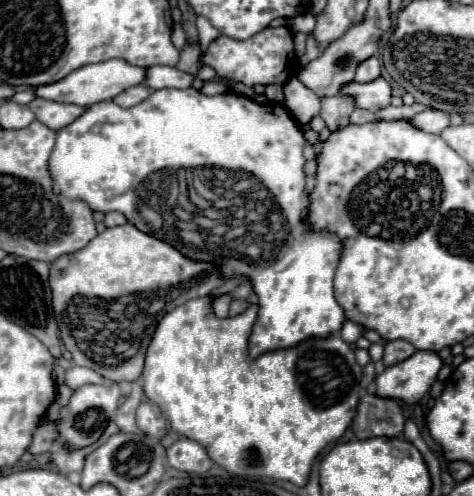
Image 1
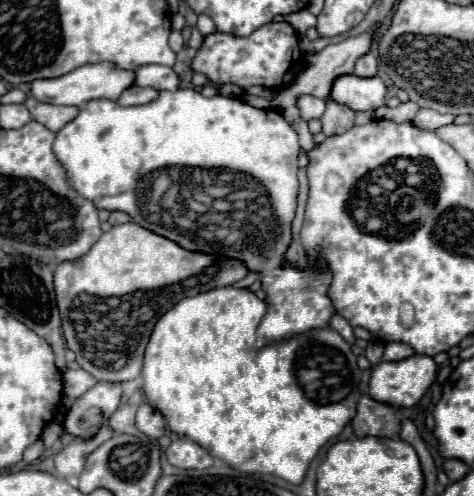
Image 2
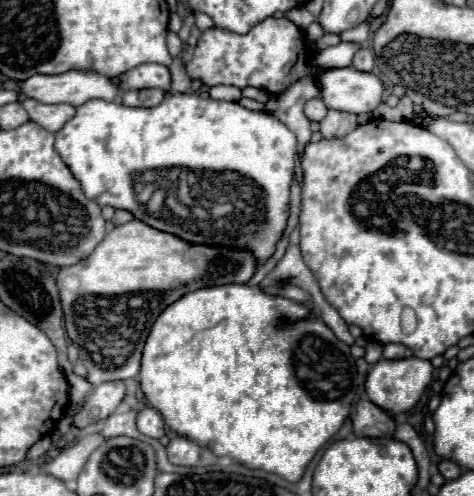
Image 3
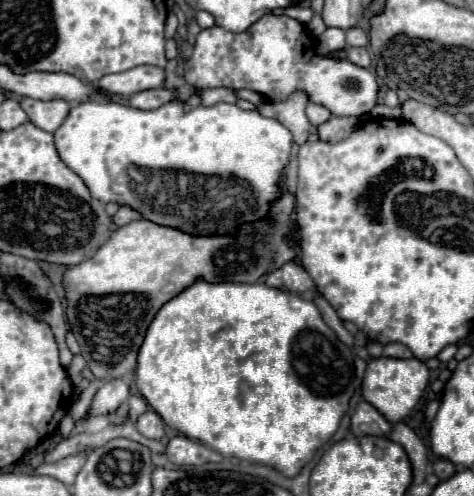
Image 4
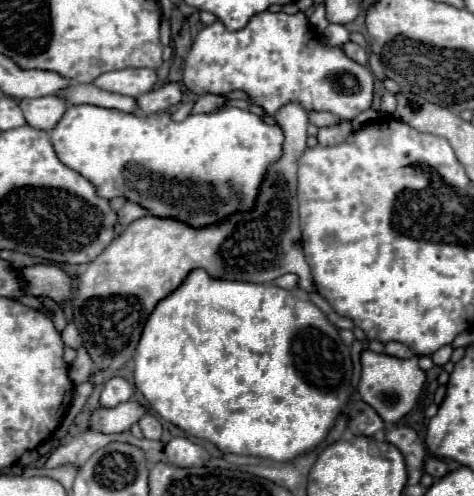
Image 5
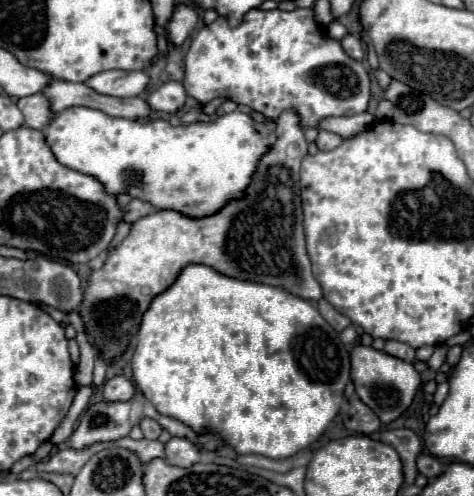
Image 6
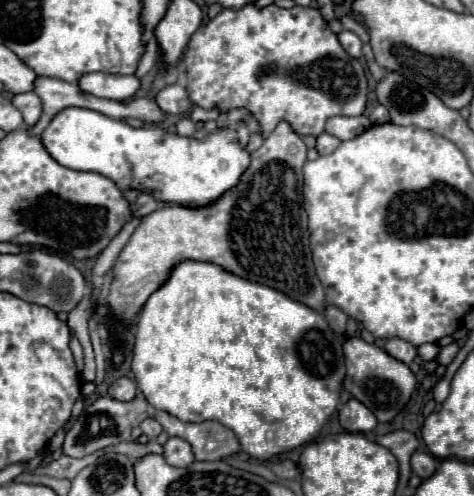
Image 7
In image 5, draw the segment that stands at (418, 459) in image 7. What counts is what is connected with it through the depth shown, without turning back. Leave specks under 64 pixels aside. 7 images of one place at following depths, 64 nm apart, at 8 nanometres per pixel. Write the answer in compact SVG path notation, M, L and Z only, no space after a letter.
M428 458L424 470L426 470L434 480L440 480L440 478L444 478L444 476L448 474L448 464L446 464L444 460L440 460L440 458Z

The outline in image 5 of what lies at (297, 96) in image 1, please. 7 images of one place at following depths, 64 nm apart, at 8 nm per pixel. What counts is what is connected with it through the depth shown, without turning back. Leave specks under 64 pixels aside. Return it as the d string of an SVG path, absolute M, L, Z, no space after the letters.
M310 110L308 112L308 120L314 124L314 126L330 126L330 124L336 124L338 118L334 118L330 112L316 112L316 110Z

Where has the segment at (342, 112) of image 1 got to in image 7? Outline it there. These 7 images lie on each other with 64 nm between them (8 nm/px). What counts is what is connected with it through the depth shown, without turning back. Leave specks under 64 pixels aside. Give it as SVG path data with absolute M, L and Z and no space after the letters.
M322 132L316 138L316 150L318 150L318 154L332 154L338 148L338 144L340 144L340 140L336 140L336 136L326 134L326 132Z

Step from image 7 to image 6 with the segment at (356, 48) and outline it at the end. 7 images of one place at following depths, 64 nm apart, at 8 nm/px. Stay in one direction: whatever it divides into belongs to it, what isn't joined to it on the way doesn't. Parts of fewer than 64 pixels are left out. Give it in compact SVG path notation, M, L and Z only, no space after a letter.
M348 34L340 44L342 44L344 52L346 52L348 56L352 56L354 60L362 60L362 58L366 56L366 54L364 54L364 48L362 48L362 42L360 42L360 38L358 38L358 36Z

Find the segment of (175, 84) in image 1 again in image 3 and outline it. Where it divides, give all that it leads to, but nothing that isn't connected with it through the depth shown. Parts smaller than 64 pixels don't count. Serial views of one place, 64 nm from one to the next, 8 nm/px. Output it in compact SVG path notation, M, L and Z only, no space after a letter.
M142 64L136 66L122 76L116 78L122 84L122 90L140 90L140 88L160 88L160 90L170 90L172 78L168 66L162 64Z

